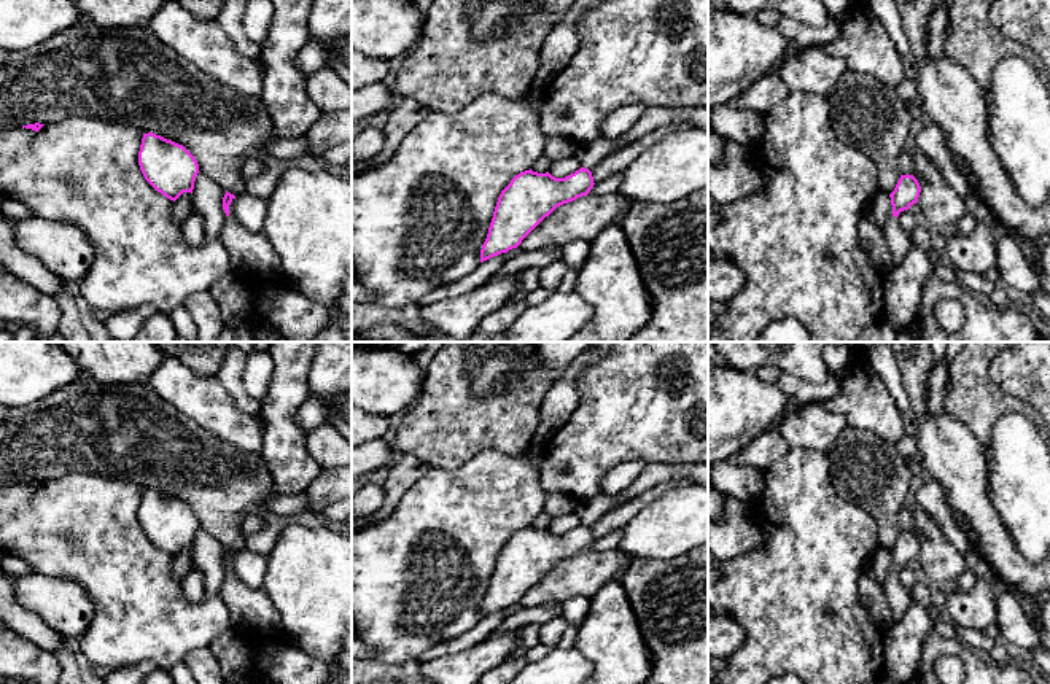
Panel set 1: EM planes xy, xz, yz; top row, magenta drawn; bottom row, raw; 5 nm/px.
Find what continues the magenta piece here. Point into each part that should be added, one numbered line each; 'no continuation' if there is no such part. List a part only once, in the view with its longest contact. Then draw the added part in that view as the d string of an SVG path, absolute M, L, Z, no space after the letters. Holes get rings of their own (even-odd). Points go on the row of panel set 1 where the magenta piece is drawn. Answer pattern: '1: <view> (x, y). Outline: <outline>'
no continuation

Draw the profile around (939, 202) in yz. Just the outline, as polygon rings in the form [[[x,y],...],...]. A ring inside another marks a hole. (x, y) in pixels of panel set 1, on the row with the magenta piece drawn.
[[[920,150],[912,154],[912,159],[920,177],[921,192],[916,204],[921,215],[934,224],[956,226],[967,212],[964,200]]]

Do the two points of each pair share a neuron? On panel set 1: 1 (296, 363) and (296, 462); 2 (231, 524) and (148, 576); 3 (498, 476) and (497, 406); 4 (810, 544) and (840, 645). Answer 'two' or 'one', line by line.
1: one
2: two
3: two
4: one

